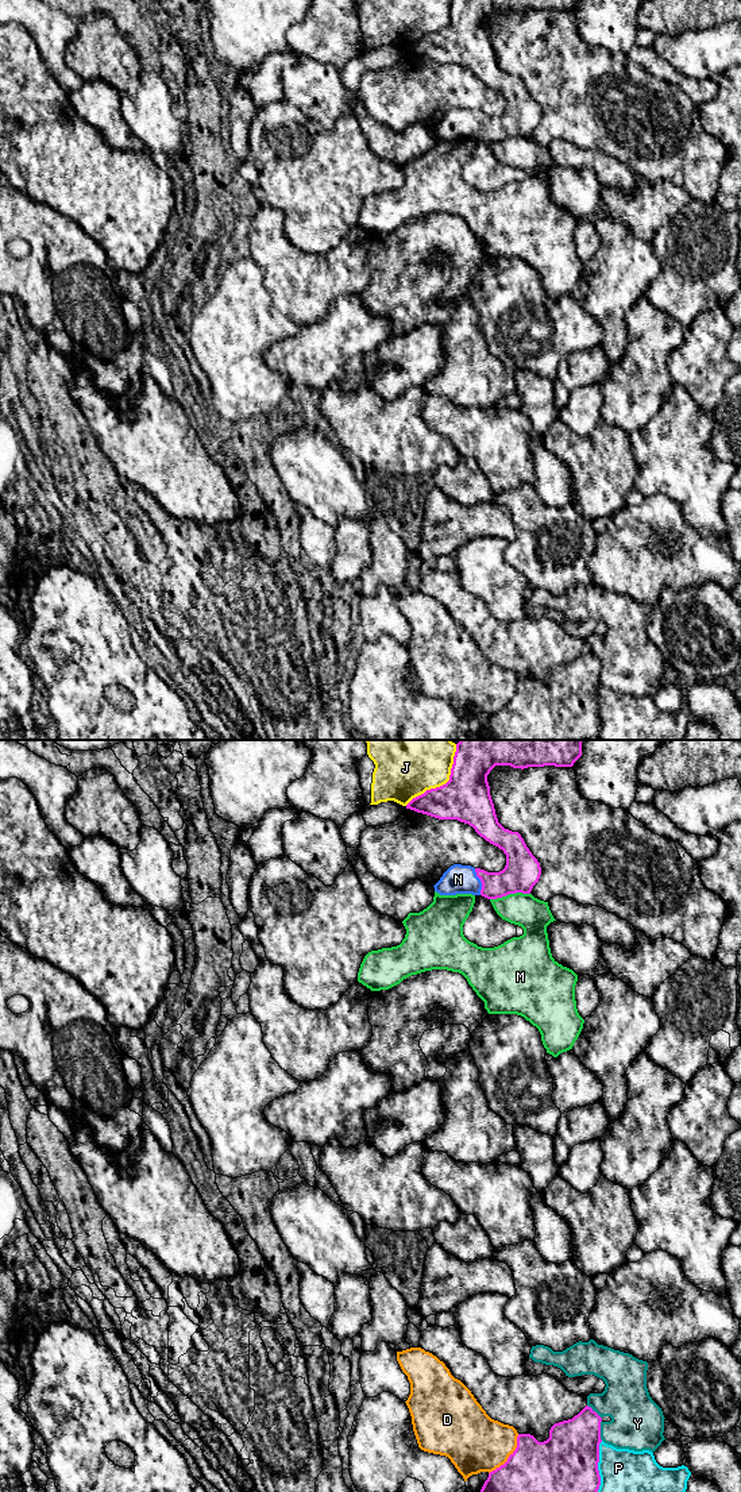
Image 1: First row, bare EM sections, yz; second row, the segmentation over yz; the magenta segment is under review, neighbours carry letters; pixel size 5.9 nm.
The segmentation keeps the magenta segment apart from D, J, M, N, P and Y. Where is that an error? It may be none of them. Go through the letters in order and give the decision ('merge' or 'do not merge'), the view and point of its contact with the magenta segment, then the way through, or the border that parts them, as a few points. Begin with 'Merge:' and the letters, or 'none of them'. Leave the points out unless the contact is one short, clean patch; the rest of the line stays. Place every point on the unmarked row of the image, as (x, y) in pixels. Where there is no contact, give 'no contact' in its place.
Merge: N
D: do not merge; contact yz (509, 700)
J: do not merge; contact yz (437, 31)
M: do not merge; contact yz (509, 137)
N: merge; contact yz (481, 124); way yz (521, 116), (509, 124), (481, 124), (458, 123)
P: do not merge; contact yz (597, 712)
Y: do not merge; contact yz (599, 674)

